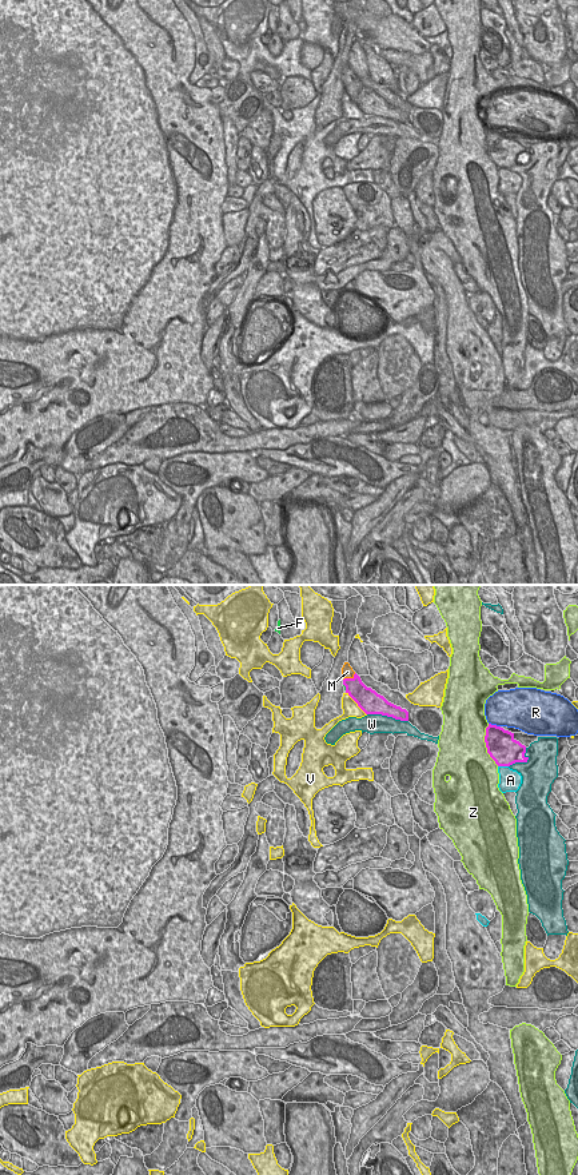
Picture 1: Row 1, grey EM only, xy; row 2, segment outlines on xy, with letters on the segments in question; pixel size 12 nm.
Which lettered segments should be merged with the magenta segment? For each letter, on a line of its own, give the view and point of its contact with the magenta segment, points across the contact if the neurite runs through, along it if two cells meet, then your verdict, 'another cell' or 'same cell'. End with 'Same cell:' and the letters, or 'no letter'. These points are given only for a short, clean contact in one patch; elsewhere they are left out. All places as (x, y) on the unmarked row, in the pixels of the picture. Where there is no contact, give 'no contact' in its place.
A: meets magenta in xy at (503, 167); border along xy (498, 167), (507, 168); another cell
F: meets magenta in xy at (345, 87); runs through xy (362, 96), (354, 88), (345, 87), (343, 87); same cell
M: meets magenta in xy at (349, 80); border along xy (355, 75), (343, 82); another cell
R: meets magenta in xy at (494, 127); border along xy (489, 124), (499, 128); another cell
V: meets magenta in xy at (357, 104); another cell
W: meets magenta in xy at (387, 118); another cell
Z: meets magenta in xy at (486, 147); another cell
Same cell: F

